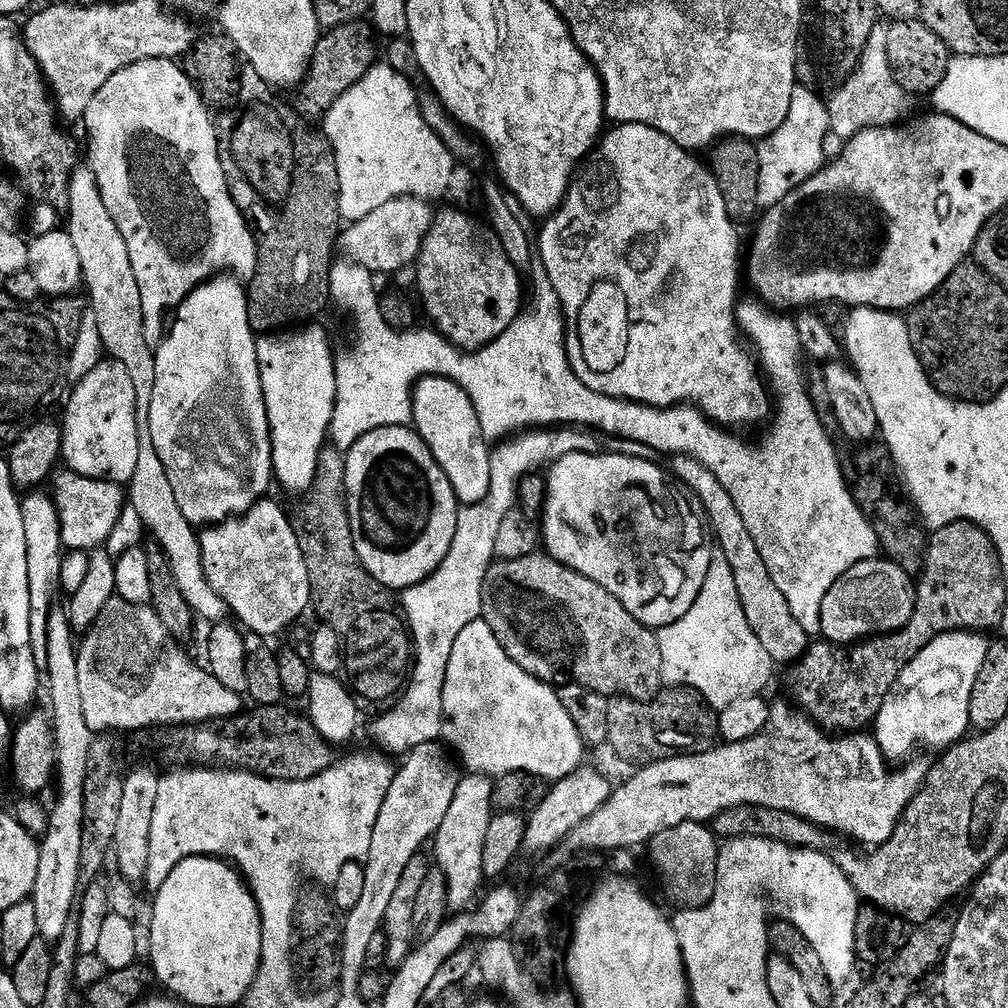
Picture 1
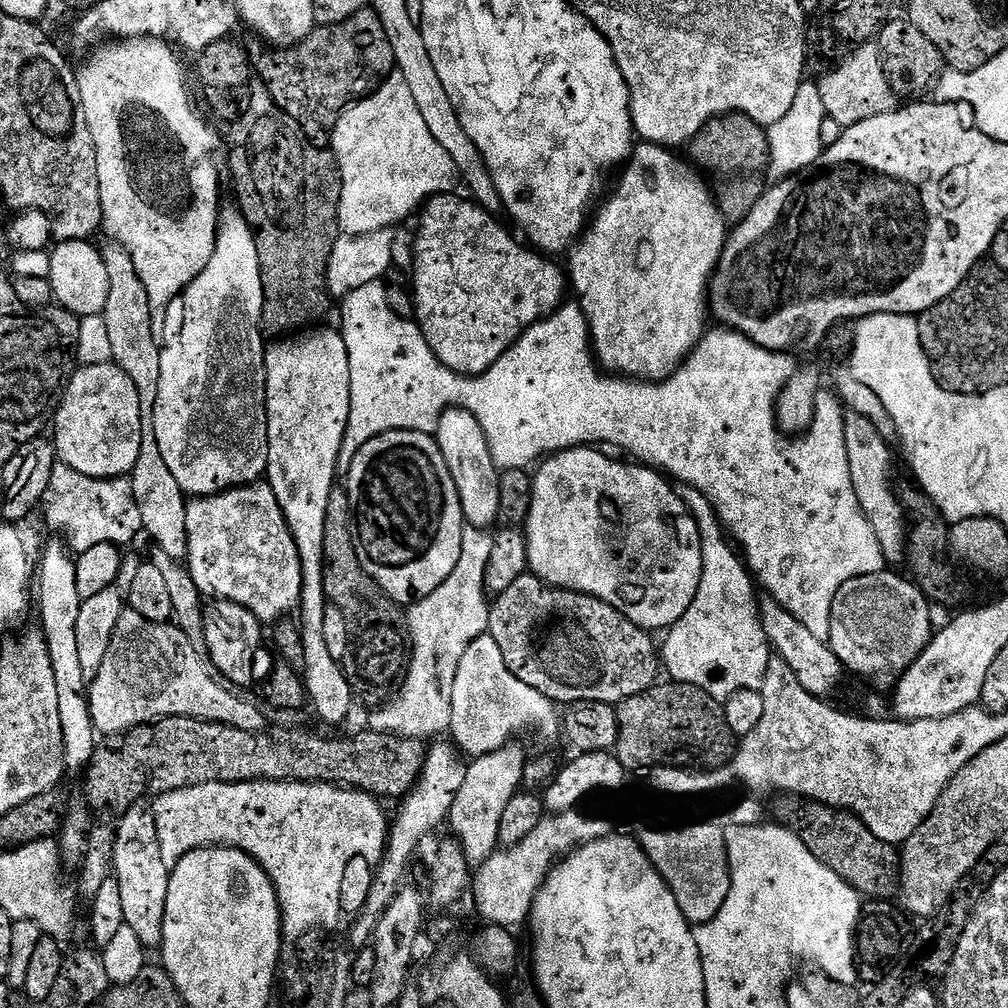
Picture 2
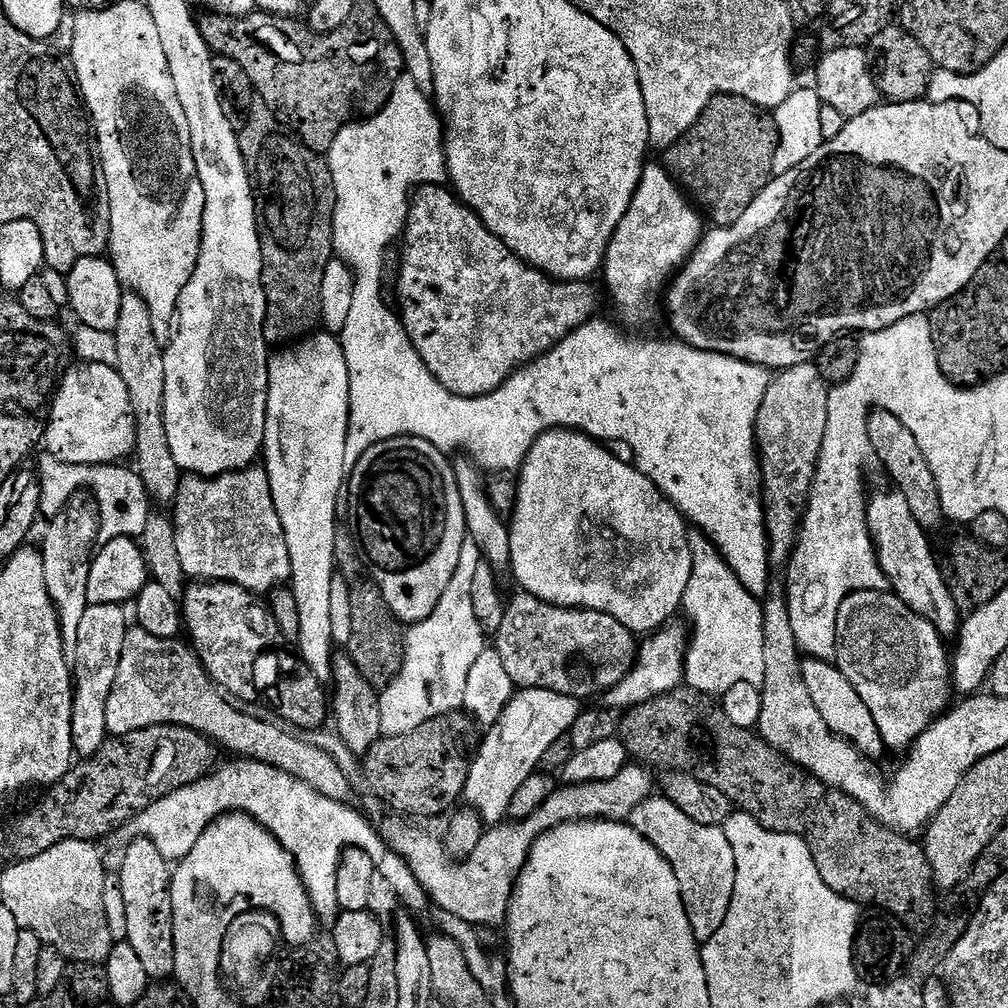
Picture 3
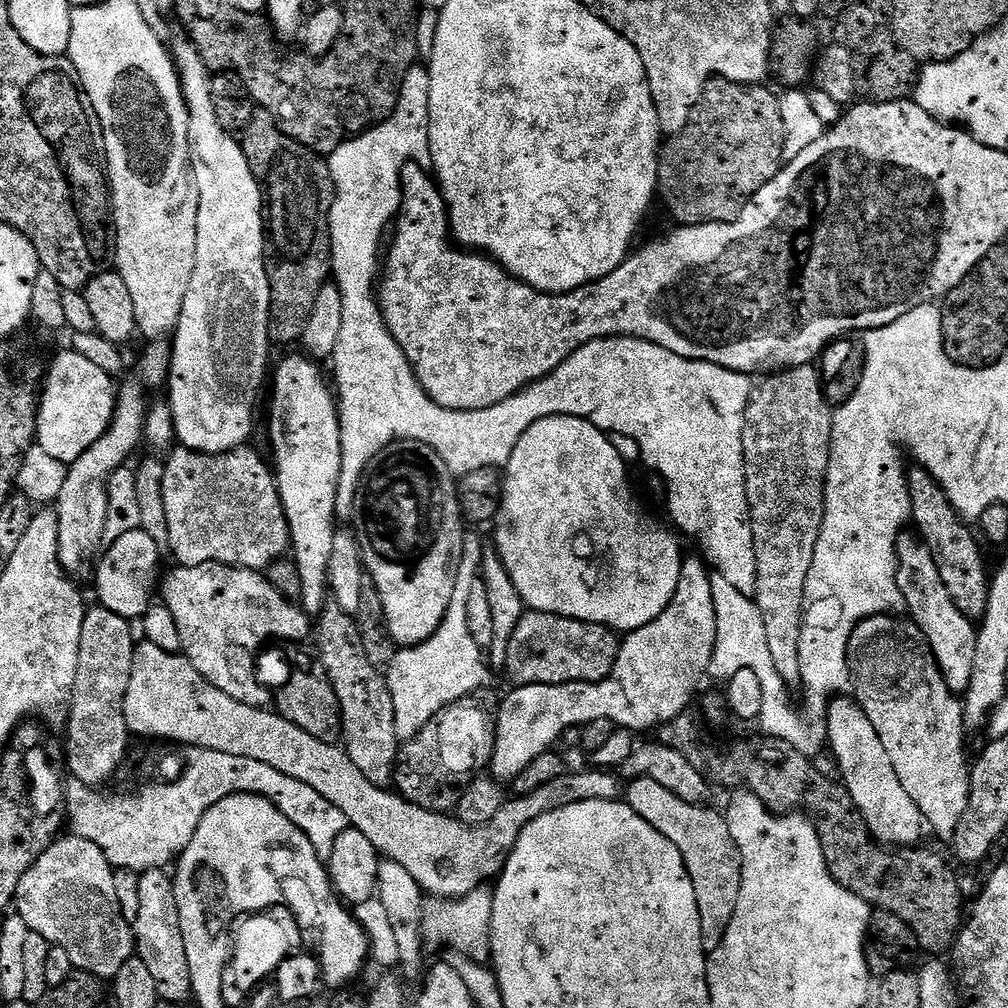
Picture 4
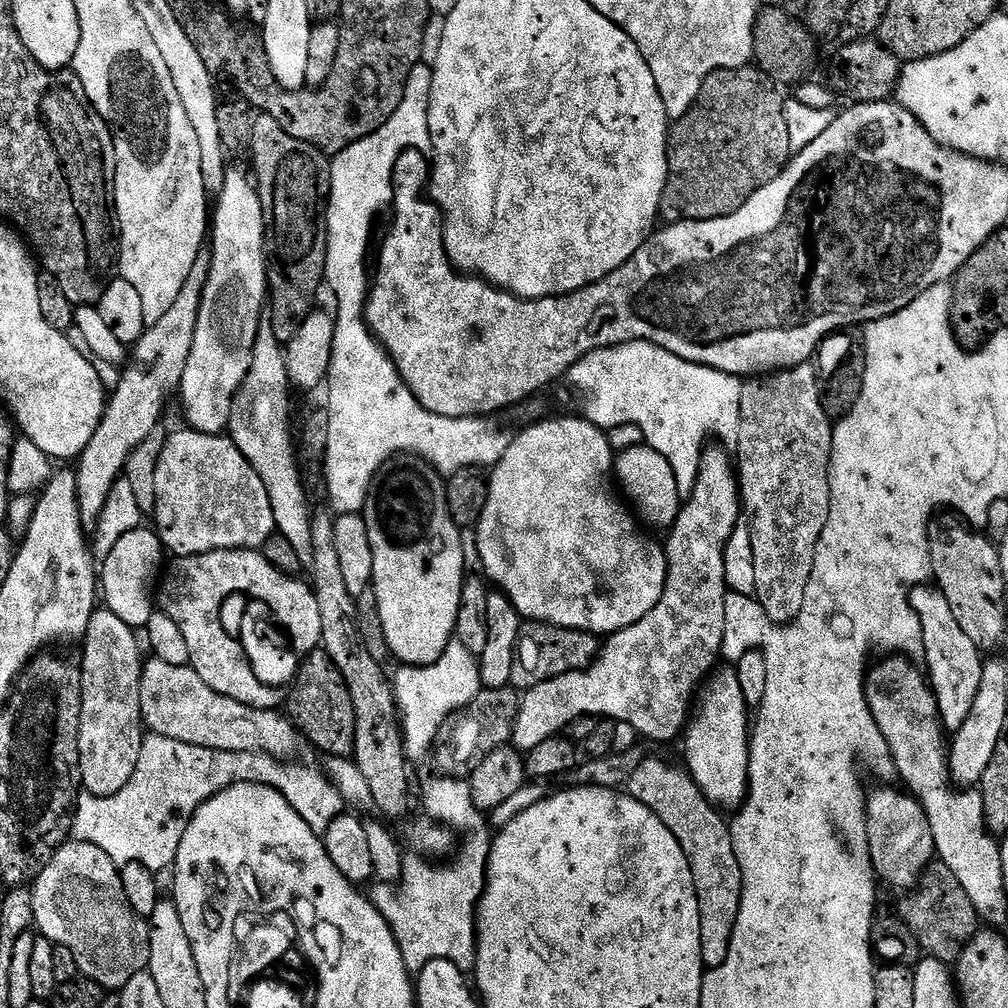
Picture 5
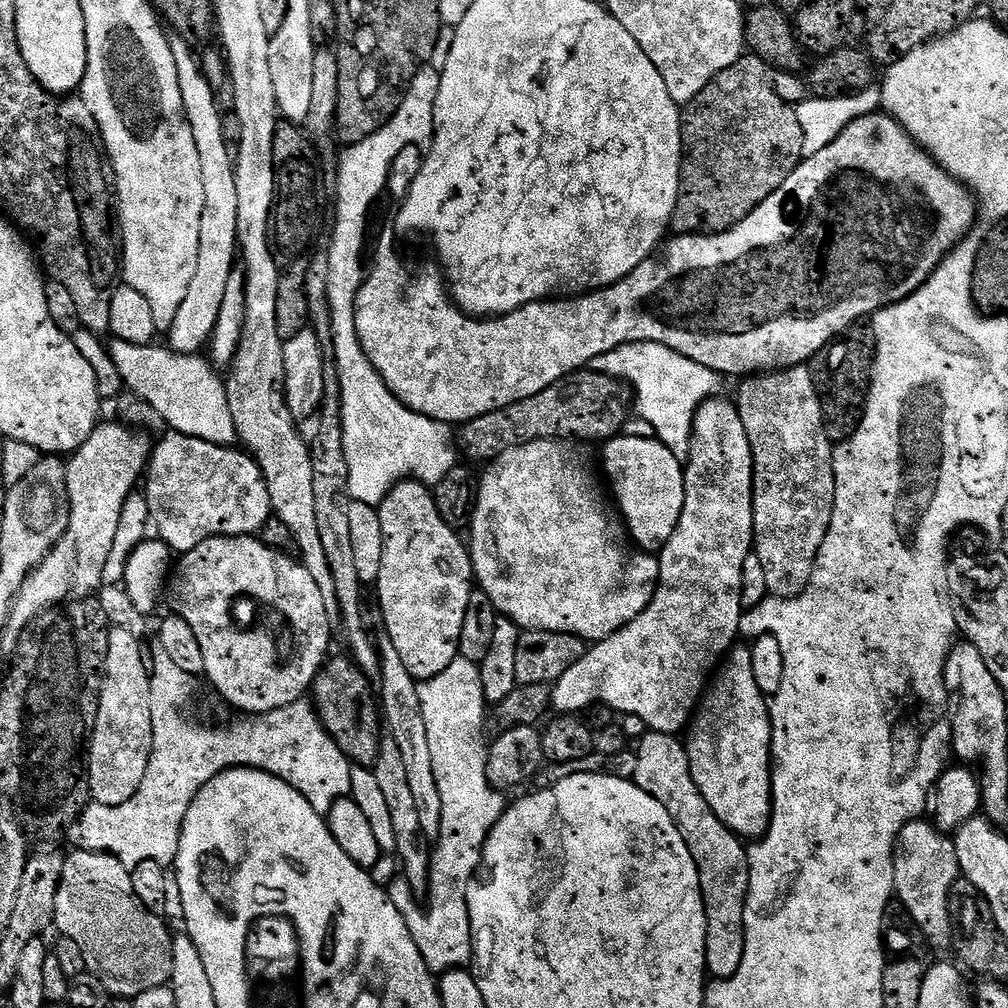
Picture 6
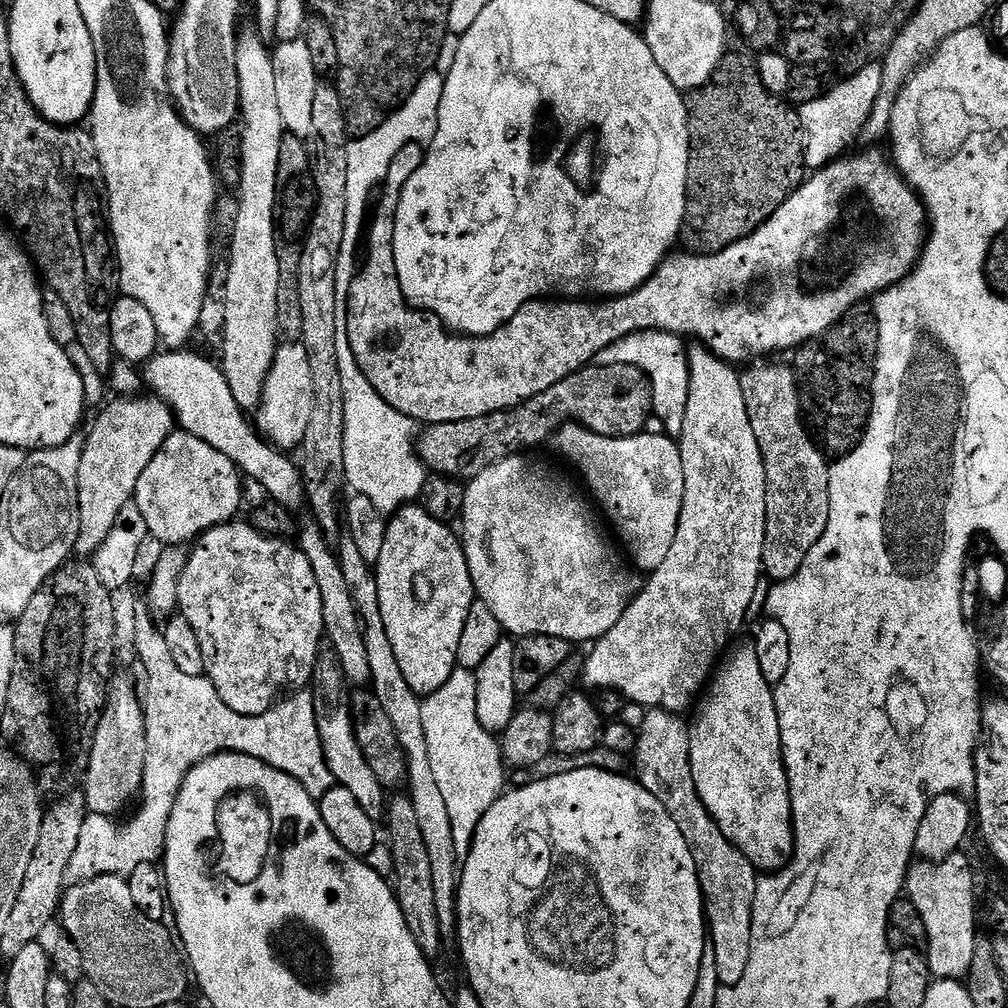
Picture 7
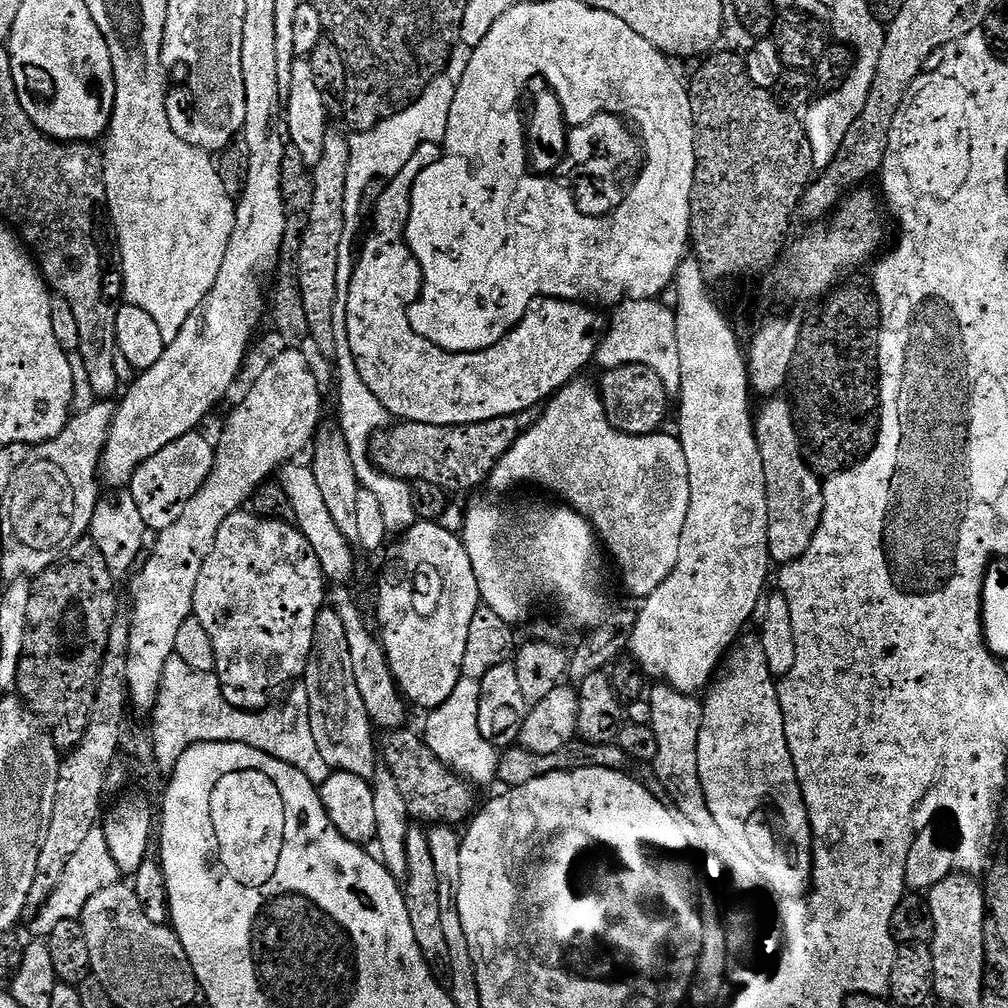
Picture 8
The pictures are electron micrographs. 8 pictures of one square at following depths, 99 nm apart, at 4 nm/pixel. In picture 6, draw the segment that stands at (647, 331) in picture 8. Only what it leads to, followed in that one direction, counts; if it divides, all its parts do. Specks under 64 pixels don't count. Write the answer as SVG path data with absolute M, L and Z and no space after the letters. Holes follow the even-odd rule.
M654 342L624 344L594 358L590 368L603 376L623 378L634 393L635 411L640 411L641 418L653 428L651 431L655 439L663 442L680 461L687 461L688 443L692 440L692 423L704 402L717 395L717 373Z

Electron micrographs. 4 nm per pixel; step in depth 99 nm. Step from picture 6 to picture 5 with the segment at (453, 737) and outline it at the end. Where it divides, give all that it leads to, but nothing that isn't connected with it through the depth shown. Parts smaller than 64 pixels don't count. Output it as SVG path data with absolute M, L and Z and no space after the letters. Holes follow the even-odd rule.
M458 642L449 644L442 658L438 658L438 662L430 666L425 668L404 666L399 670L401 672L394 676L394 691L409 741L421 740L422 743L431 745L440 735L441 728L457 712L467 708L482 689L477 657ZM460 778L440 779L444 780L430 781L424 792L424 808L429 812L425 813L435 823L460 834L472 832L472 836L465 840L463 837L453 864L439 868L436 865L439 863L424 858L405 859L398 888L378 882L368 897L396 934L409 972L419 974L427 963L446 959L468 974L476 966L476 913L488 884L488 856L492 853L493 837L484 829L485 813L472 801L471 783L467 779L456 780ZM399 888L400 893L397 892Z

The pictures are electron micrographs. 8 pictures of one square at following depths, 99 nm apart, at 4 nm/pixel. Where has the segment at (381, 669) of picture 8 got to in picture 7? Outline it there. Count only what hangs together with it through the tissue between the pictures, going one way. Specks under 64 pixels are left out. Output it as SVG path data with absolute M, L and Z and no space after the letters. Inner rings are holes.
M309 522L298 532L298 547L306 554L310 562L310 570L314 570L314 582L318 582L318 594L322 594L322 618L327 643L332 643L331 651L338 658L344 676L349 685L368 686L372 683L370 657L366 654L366 638L360 615L354 606L354 598L350 598L350 590L346 586L346 577L342 575L340 557L335 551L328 549L329 537L320 531L320 525Z

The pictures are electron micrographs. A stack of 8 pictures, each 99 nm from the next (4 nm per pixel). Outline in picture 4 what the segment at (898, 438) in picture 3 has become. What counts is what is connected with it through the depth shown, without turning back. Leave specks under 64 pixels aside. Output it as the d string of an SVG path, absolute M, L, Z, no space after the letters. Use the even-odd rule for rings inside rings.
M909 467L906 472L912 502L911 523L914 528L916 524L915 531L930 550L934 562L938 562L938 574L942 574L942 582L946 582L946 590L950 590L950 598L954 598L954 606L958 606L958 610L962 610L969 620L979 621L986 610L990 583L990 568L984 565L980 544L975 534L964 525L967 523L960 513L949 504L948 495L939 482L929 478L927 469L914 468ZM917 474L922 480L918 480Z

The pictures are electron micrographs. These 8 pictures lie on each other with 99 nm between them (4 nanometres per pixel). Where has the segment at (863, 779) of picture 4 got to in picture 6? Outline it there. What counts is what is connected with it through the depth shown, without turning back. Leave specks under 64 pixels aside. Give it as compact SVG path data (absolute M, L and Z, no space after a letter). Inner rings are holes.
M927 819L911 820L900 831L896 842L894 864L894 896L914 918L921 937L932 939L936 948L944 948L954 936L954 913L950 907L956 880L961 879L955 843Z

